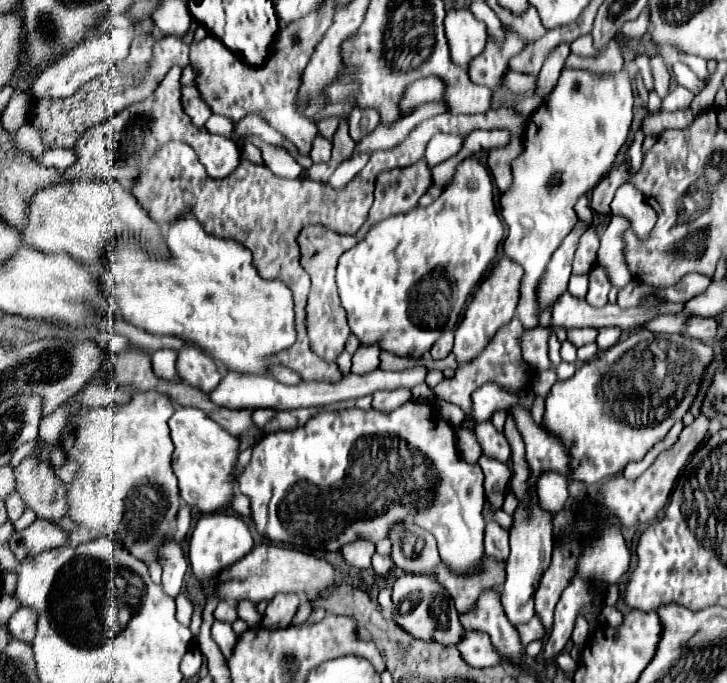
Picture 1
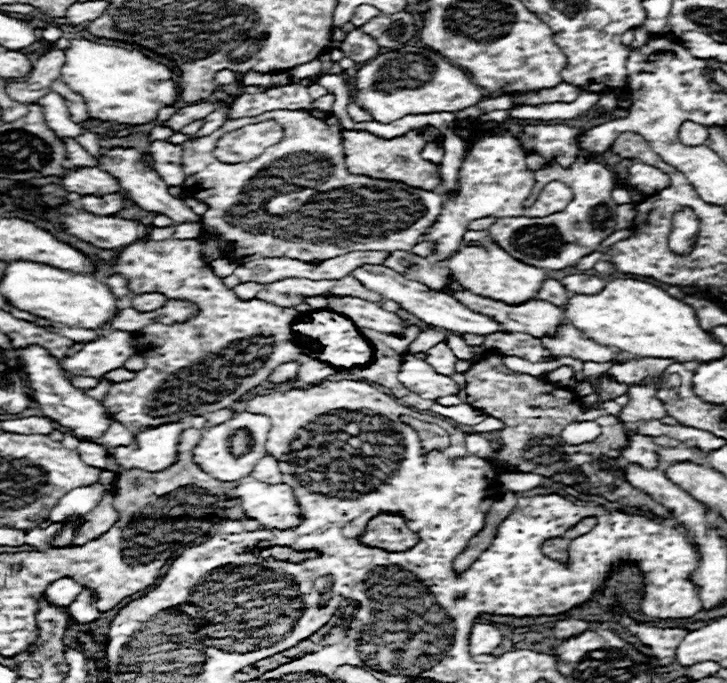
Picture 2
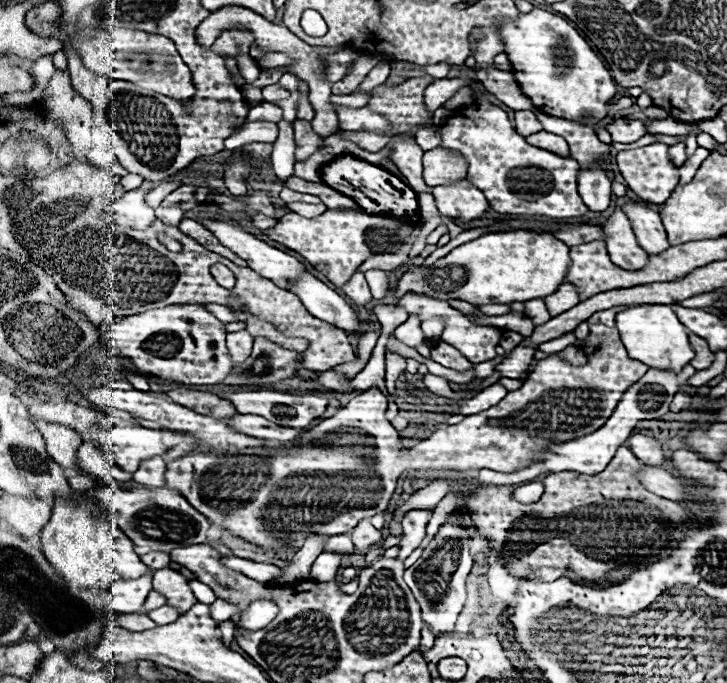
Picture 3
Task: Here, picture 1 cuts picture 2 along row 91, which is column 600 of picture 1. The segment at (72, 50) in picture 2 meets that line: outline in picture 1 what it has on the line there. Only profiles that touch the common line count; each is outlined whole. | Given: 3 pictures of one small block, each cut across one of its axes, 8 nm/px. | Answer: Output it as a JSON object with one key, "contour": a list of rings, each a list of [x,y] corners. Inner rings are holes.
{"contour":[[[566,68],[560,74],[556,88],[550,96],[530,114],[526,120],[526,128],[522,134],[524,150],[512,162],[512,186],[500,196],[500,214],[508,226],[508,236],[504,238],[504,254],[518,262],[524,268],[524,276],[520,282],[520,300],[516,314],[524,322],[524,328],[532,328],[538,324],[534,292],[538,286],[538,276],[542,276],[550,256],[558,248],[558,244],[572,232],[578,222],[574,206],[580,196],[588,194],[602,176],[612,168],[618,150],[626,142],[630,124],[632,124],[632,106],[634,106],[634,90],[632,78],[626,68],[618,74],[602,74],[578,68]]]}

